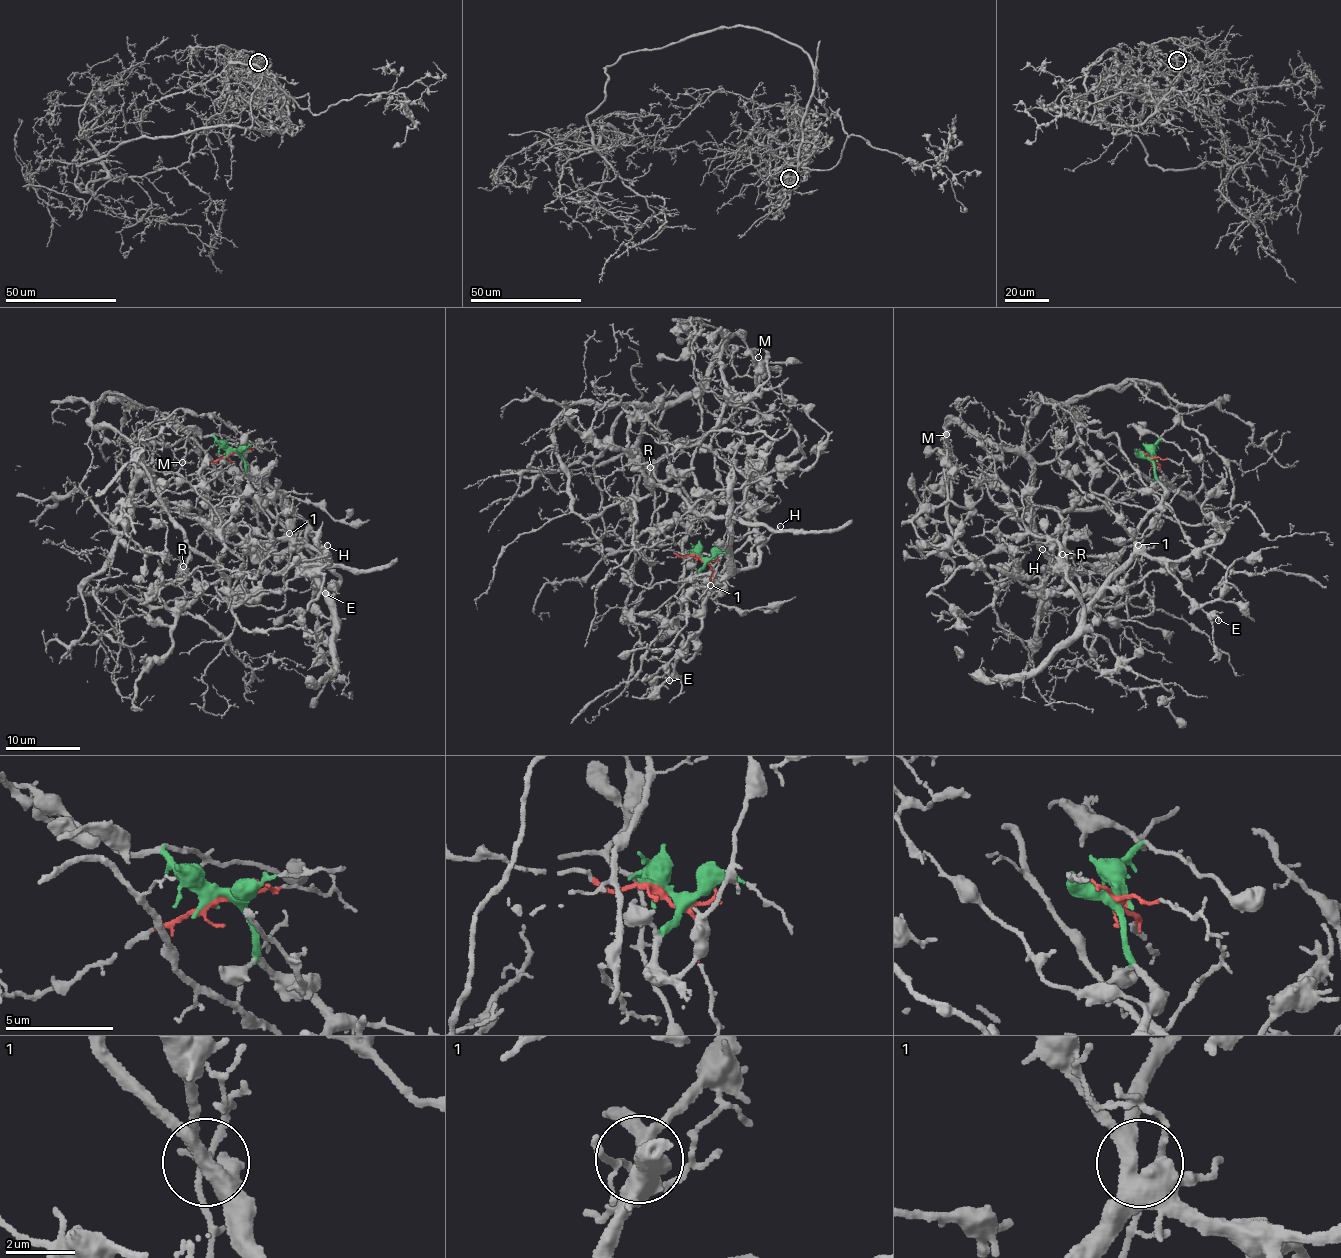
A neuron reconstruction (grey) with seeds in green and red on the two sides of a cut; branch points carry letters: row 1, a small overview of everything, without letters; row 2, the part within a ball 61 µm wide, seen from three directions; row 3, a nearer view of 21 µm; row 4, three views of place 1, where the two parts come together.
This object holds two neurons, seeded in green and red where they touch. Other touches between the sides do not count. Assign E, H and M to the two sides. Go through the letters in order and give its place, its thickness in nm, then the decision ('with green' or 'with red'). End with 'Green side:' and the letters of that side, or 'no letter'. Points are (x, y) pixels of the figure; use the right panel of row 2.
E: place (1218, 620); calibre 160 nm; with green
H: place (1042, 549); calibre 110 nm; with green
M: place (946, 434); calibre 100 nm; with red
Green side: E, H

